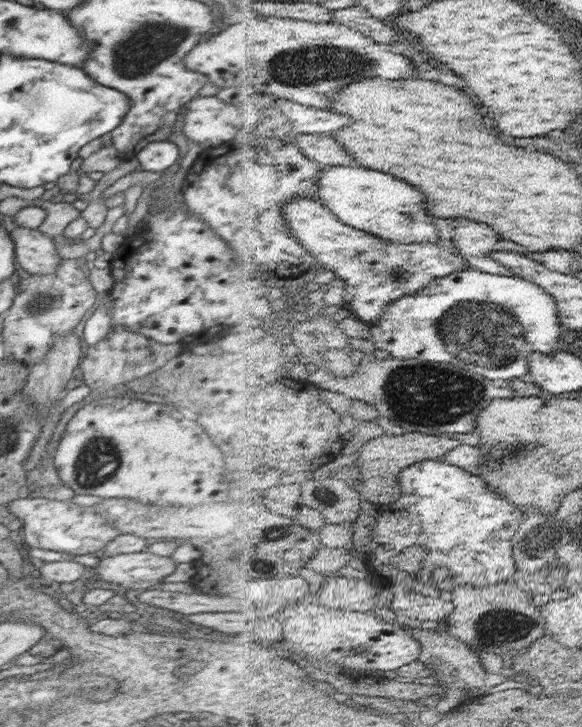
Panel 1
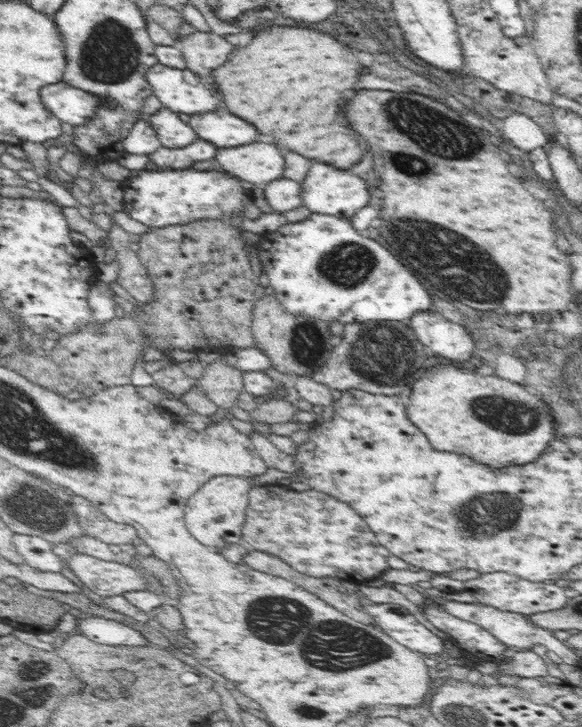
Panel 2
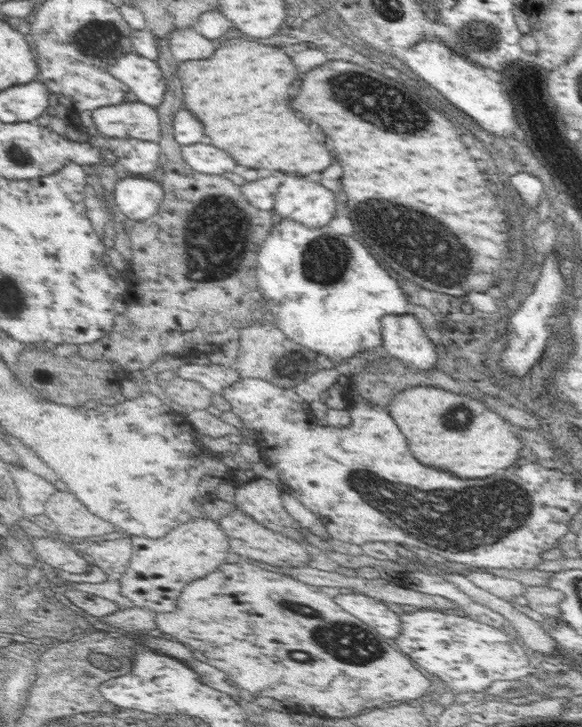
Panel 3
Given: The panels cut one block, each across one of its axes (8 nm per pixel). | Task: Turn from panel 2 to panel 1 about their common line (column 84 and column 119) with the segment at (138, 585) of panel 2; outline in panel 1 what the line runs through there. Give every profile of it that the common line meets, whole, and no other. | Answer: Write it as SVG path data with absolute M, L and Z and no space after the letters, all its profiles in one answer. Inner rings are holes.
M144 550L101 558L91 573L93 579L114 582L127 590L146 590L162 583L176 570L177 564L170 556L158 556Z

